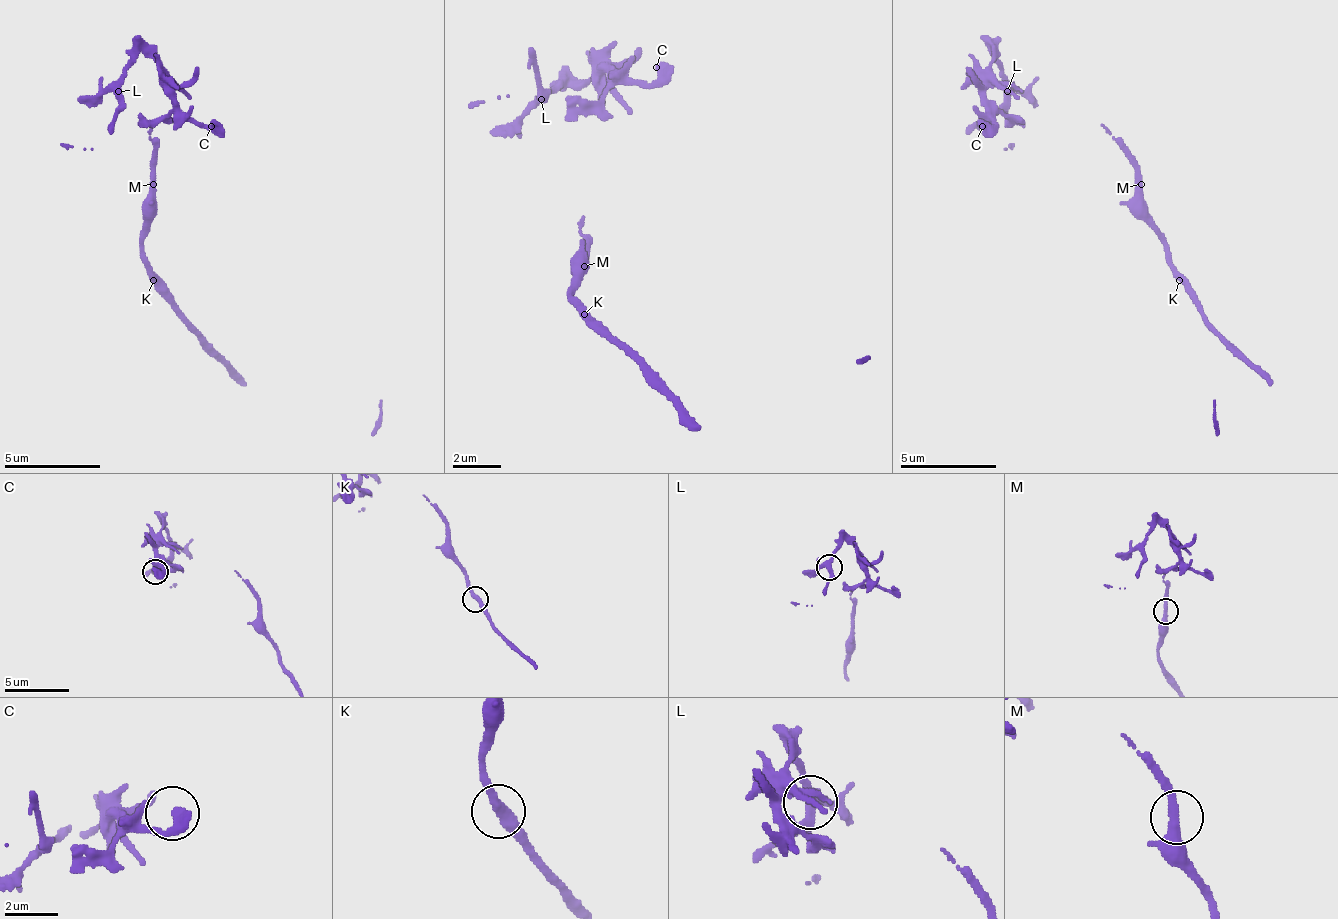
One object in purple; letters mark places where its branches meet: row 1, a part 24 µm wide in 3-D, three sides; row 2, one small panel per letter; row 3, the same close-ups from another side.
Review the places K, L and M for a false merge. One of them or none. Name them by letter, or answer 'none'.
L

